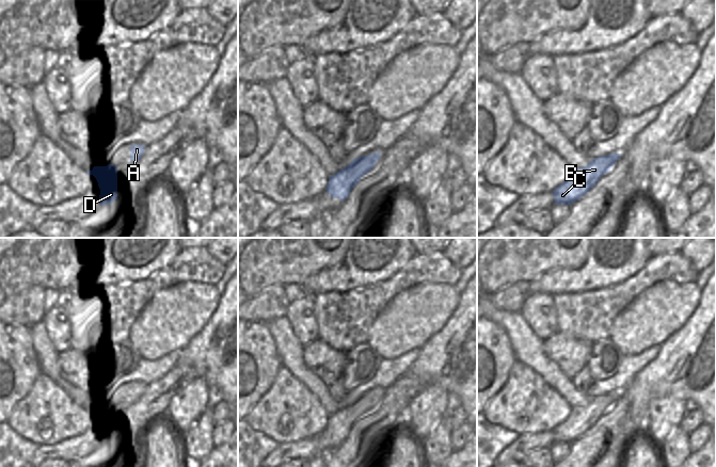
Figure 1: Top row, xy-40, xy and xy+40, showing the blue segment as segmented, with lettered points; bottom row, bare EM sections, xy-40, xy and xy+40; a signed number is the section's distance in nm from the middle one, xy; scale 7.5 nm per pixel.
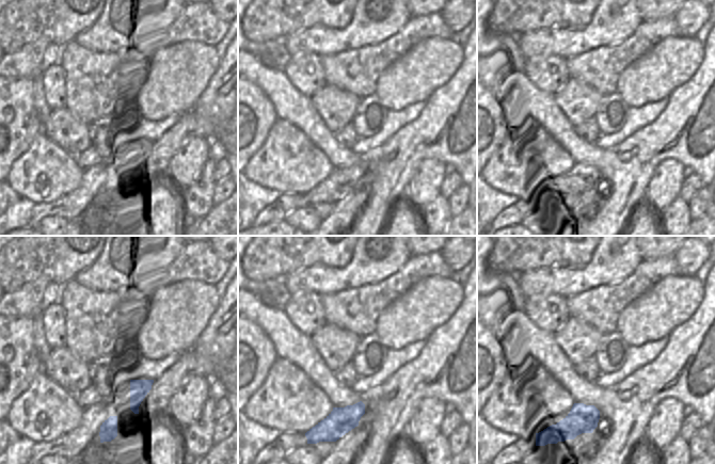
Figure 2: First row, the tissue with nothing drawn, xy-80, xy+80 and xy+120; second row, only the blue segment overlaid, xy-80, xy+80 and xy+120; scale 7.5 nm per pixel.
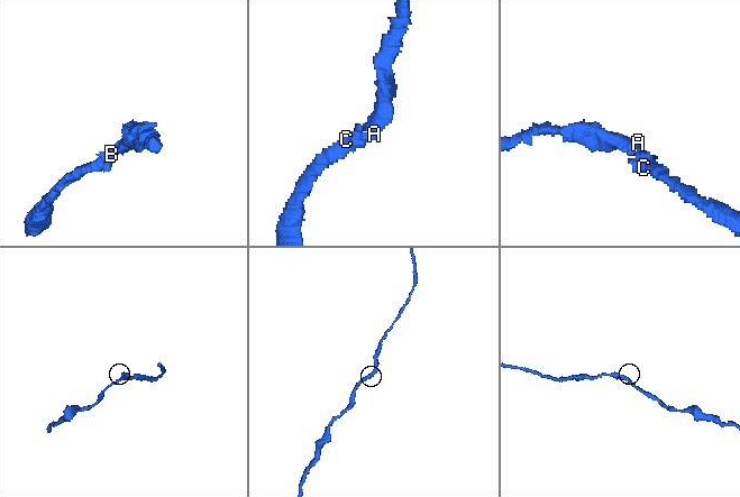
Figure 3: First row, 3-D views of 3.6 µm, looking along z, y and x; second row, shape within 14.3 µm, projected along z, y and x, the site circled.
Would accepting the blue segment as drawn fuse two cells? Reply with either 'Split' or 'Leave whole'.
Leave whole.

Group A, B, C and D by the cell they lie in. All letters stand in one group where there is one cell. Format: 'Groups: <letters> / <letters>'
Groups: A B C D.

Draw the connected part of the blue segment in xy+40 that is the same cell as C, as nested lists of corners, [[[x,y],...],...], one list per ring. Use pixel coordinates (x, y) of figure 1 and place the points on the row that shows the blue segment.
[[[609,154],[592,159],[582,168],[572,168],[570,176],[553,191],[555,205],[571,205],[585,196],[620,157],[621,154]]]

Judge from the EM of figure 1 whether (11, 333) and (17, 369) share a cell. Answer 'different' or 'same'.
same

